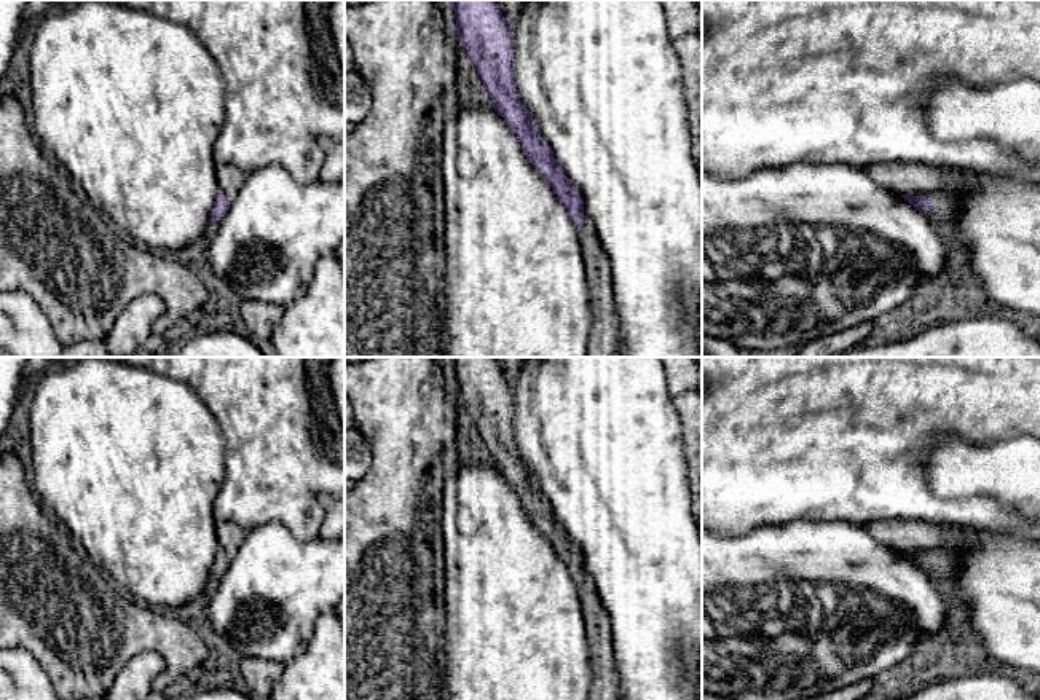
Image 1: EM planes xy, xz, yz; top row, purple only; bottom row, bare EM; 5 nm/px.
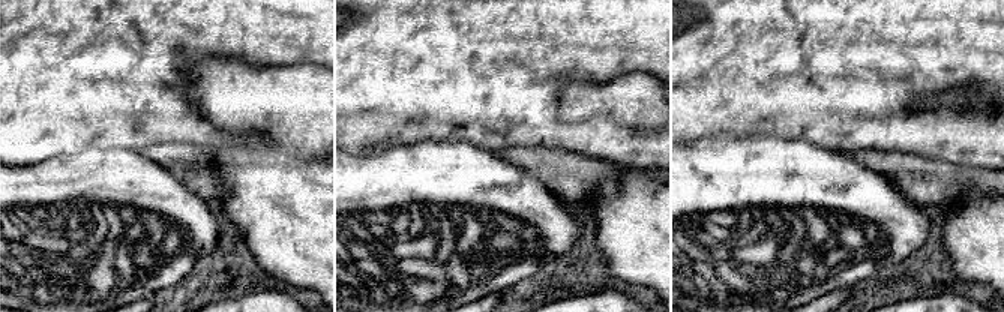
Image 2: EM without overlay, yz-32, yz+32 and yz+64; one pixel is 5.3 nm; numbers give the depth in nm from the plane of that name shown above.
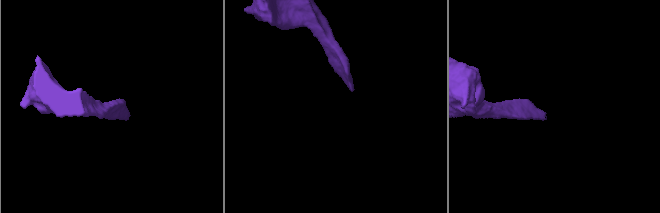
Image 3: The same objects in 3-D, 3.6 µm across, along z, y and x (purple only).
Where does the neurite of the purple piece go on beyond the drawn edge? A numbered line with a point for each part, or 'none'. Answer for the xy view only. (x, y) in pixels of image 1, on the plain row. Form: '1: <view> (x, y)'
1: xy (230, 536)

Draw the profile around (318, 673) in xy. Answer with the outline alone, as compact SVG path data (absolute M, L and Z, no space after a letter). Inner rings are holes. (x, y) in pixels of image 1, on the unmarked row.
M335 612L322 614L306 649L284 662L273 700L345 700L345 625Z

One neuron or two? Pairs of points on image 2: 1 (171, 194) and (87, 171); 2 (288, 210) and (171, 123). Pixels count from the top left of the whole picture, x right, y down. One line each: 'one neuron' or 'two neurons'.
1: one neuron
2: two neurons

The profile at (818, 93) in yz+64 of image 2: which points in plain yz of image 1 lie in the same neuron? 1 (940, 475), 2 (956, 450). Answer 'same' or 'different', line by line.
1: different
2: different

